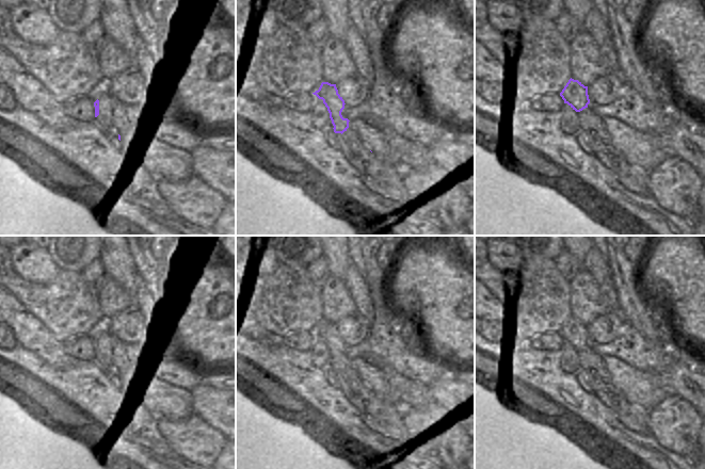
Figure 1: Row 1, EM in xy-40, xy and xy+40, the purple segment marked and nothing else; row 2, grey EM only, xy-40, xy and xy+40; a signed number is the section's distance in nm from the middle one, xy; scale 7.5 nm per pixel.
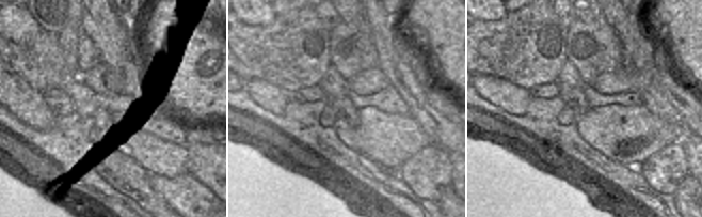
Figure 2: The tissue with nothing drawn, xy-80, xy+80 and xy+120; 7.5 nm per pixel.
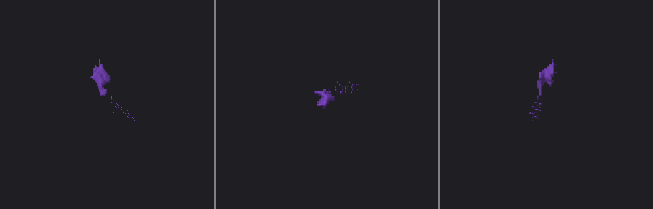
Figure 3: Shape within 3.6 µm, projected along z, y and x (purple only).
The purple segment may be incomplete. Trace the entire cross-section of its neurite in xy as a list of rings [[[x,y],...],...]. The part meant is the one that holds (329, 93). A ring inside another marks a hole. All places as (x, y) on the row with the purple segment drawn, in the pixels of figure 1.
[[[322,82],[319,90],[313,93],[319,99],[323,100],[323,103],[327,108],[330,118],[334,126],[334,132],[339,133],[338,143],[351,163],[359,171],[365,178],[373,178],[376,183],[385,190],[390,197],[404,197],[404,185],[406,183],[406,171],[407,167],[401,167],[394,165],[388,161],[384,161],[366,146],[355,129],[351,128],[351,122],[348,118],[343,118],[341,115],[345,109],[345,100],[338,94],[336,84],[329,82]]]

